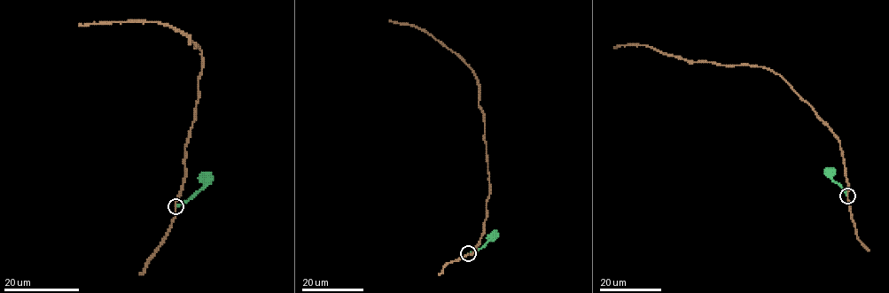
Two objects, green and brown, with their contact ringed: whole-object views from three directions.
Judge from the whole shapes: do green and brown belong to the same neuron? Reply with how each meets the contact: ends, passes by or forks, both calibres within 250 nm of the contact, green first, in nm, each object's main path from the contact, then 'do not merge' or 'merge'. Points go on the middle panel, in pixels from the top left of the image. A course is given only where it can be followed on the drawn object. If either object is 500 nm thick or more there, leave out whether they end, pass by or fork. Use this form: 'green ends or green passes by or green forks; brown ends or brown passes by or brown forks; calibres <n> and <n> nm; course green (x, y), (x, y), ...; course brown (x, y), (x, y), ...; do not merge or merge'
green ends; brown passes by; calibres 180 and 240 nm; course green (468, 253), (478, 250), (493, 235); course brown (468, 253), (475, 250), (483, 231), (489, 193), (479, 83), (473, 71), (458, 56), (425, 32), (388, 20); do not merge

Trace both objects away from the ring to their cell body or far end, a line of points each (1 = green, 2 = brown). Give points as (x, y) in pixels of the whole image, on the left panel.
1: (175, 206), (188, 201), (205, 186), (203, 178), (206, 177)
2: (175, 206), (184, 178), (184, 148), (198, 98), (201, 51), (182, 33), (152, 21), (78, 24)

